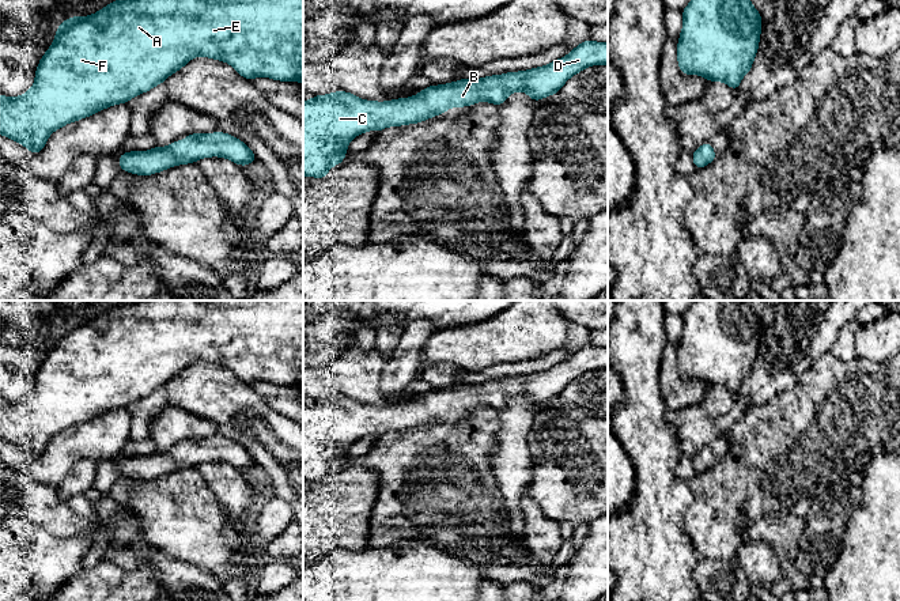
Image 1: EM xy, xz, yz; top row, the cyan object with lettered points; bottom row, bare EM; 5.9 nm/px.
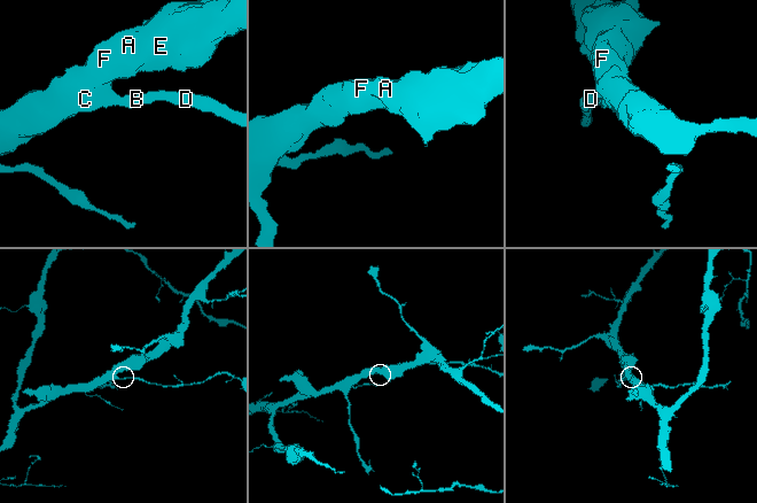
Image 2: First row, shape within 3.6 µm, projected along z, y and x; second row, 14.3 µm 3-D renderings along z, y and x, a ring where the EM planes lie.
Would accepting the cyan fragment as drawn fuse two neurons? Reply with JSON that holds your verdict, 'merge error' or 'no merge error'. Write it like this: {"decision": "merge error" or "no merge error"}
{"decision": "no merge error"}

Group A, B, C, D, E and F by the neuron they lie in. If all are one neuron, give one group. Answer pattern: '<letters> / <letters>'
A B C D E F

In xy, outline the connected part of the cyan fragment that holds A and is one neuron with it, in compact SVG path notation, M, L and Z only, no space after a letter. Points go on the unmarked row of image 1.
M137 300L129 305L114 305L90 321L77 320L69 322L58 329L53 348L41 362L33 392L20 401L0 400L0 439L20 447L33 458L39 458L54 435L69 427L97 419L102 413L126 408L136 400L165 388L170 379L182 374L186 367L197 360L224 366L249 385L262 381L280 386L303 388L303 300Z

